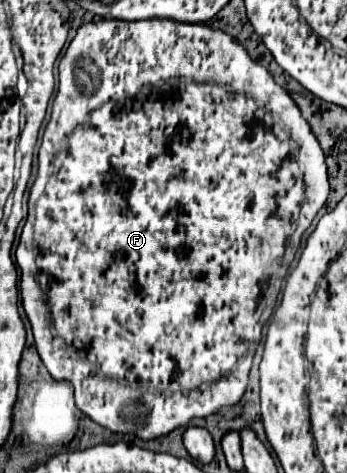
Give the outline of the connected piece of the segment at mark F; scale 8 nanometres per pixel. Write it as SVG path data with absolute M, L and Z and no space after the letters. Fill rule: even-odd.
M96 20L90 24L84 24L78 28L78 34L74 36L74 40L70 42L64 58L60 60L58 66L58 92L52 104L52 116L50 122L44 130L42 136L42 146L38 152L38 172L48 172L48 180L46 186L42 190L42 194L38 196L38 200L34 202L34 220L28 220L28 226L24 228L26 232L20 236L20 244L16 248L16 264L20 266L20 296L22 296L22 306L24 312L32 324L32 332L34 332L34 342L38 348L38 354L44 362L44 366L48 368L48 372L52 374L54 380L68 380L74 386L74 398L76 398L76 406L78 410L82 410L86 416L90 416L94 422L98 422L100 426L112 430L112 432L124 432L124 434L136 434L142 440L152 440L158 436L168 434L170 430L184 426L190 418L194 416L208 416L212 412L218 412L222 406L230 406L236 404L249 382L249 372L254 357L254 348L260 342L260 330L262 324L270 318L274 304L276 304L276 296L280 292L280 284L282 278L300 246L300 238L304 234L304 230L310 226L312 218L316 216L316 212L324 206L330 186L328 186L328 174L326 174L326 162L324 162L324 152L320 148L318 142L314 142L314 134L310 132L308 122L302 118L298 106L294 104L294 100L290 98L290 94L280 88L274 78L270 76L270 72L256 64L246 50L232 40L232 36L224 34L224 32L216 32L210 30L202 24L180 24L180 22L172 22L172 20L140 20L140 22L124 22L124 20ZM48 308L50 312L50 320L52 320L52 334L42 334L42 314Z

